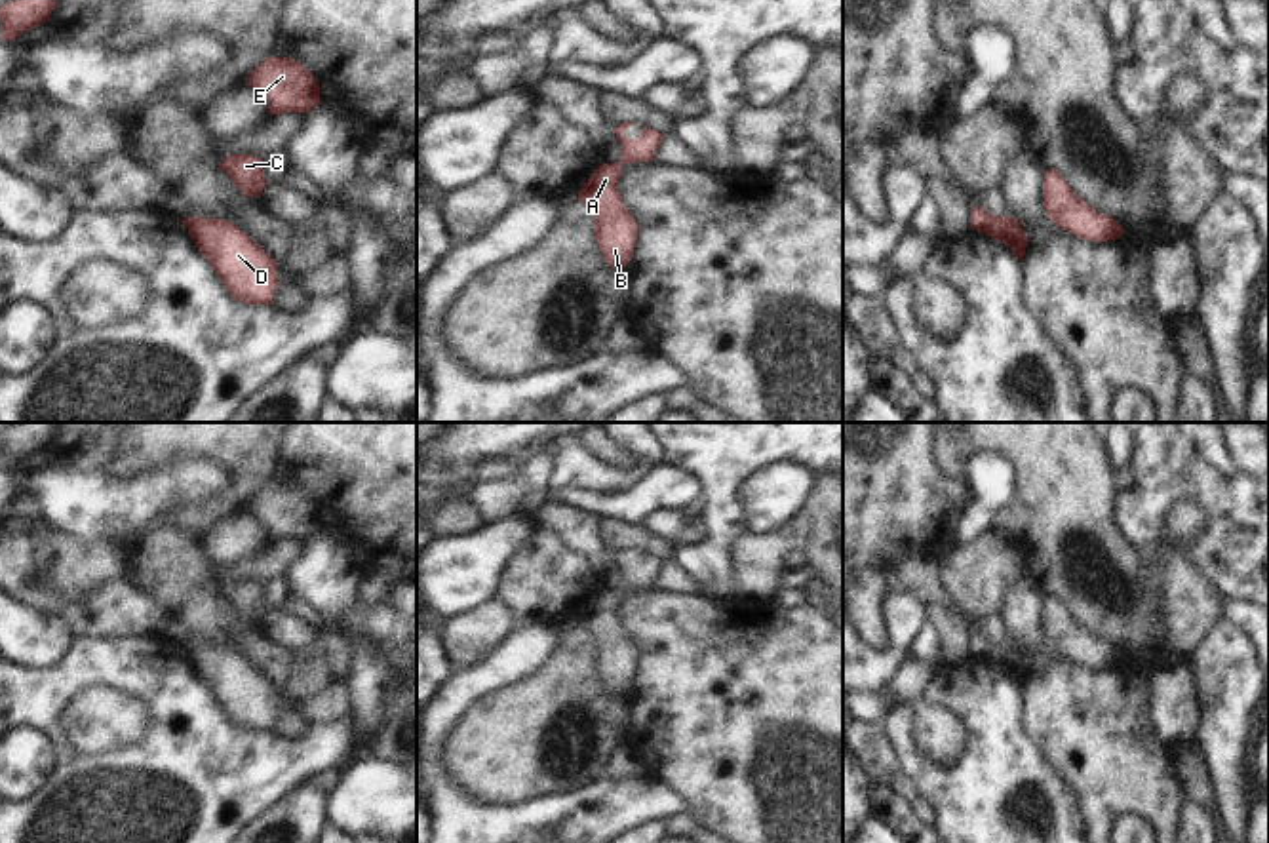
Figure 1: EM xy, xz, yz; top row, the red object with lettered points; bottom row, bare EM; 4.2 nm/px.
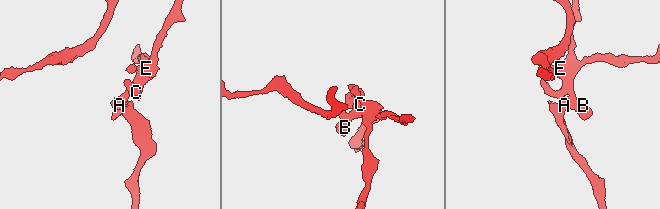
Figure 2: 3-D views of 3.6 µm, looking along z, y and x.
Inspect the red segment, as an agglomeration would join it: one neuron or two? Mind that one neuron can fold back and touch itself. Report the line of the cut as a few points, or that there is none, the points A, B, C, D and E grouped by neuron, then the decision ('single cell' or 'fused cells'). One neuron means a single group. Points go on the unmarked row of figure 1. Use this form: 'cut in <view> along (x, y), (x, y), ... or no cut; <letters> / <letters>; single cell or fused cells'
cut in xy along (195, 642), (187, 651); A B C E / D; fused cells

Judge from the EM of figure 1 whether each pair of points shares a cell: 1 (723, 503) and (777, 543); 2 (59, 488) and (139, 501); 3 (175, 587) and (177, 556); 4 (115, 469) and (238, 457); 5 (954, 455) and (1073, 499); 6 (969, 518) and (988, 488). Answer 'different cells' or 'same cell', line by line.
1: different cells
2: same cell
3: same cell
4: same cell
5: same cell
6: same cell

